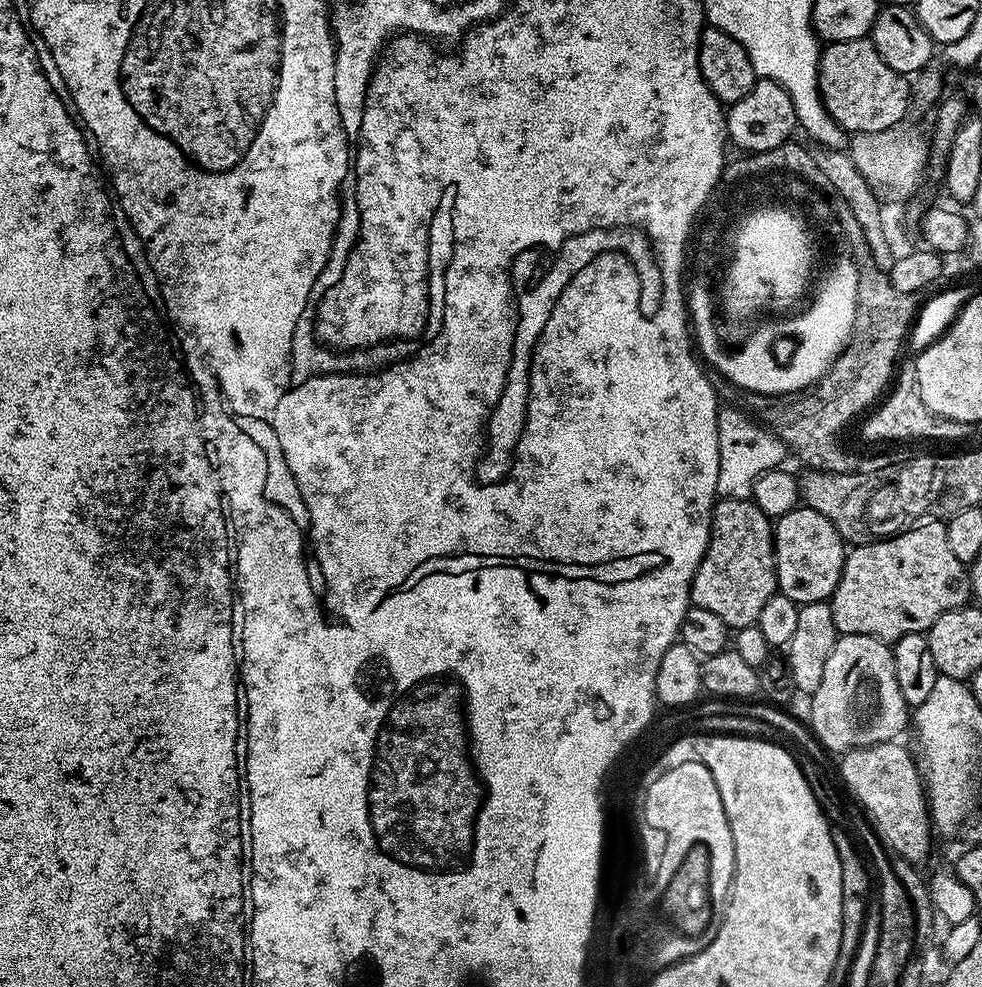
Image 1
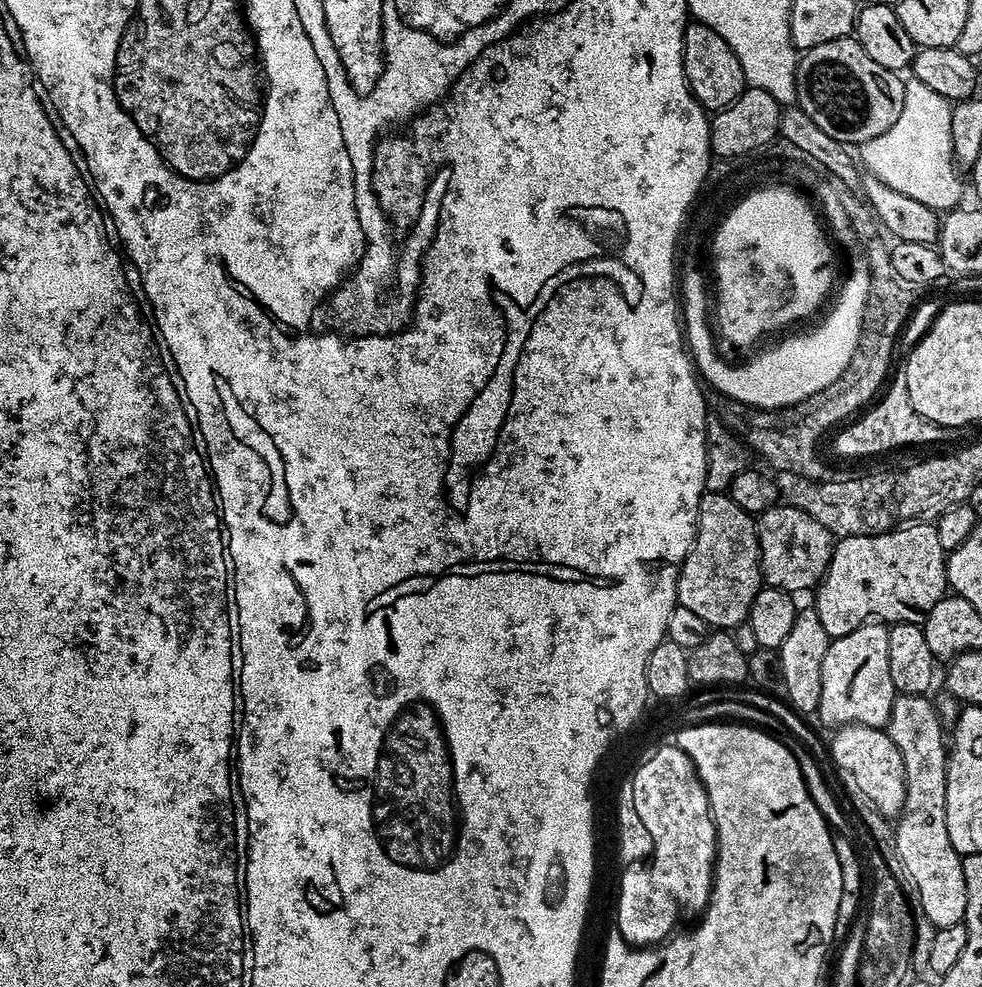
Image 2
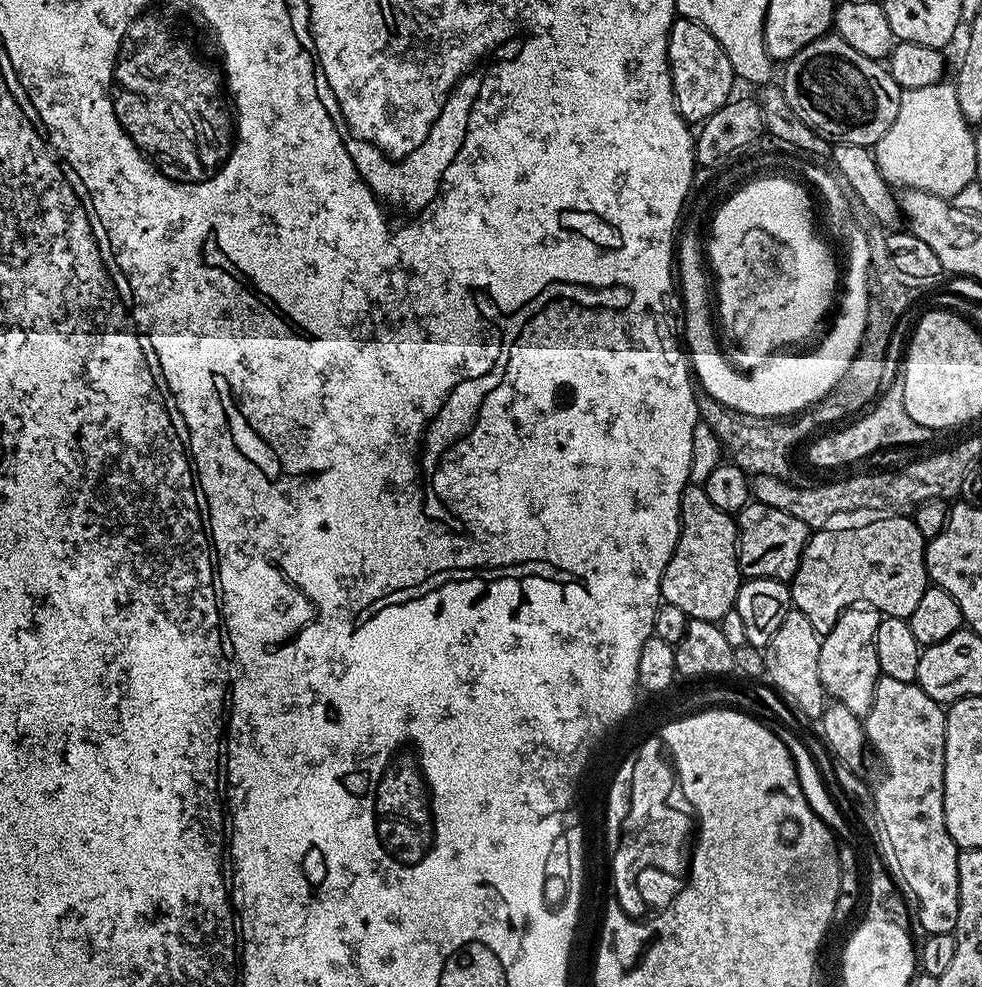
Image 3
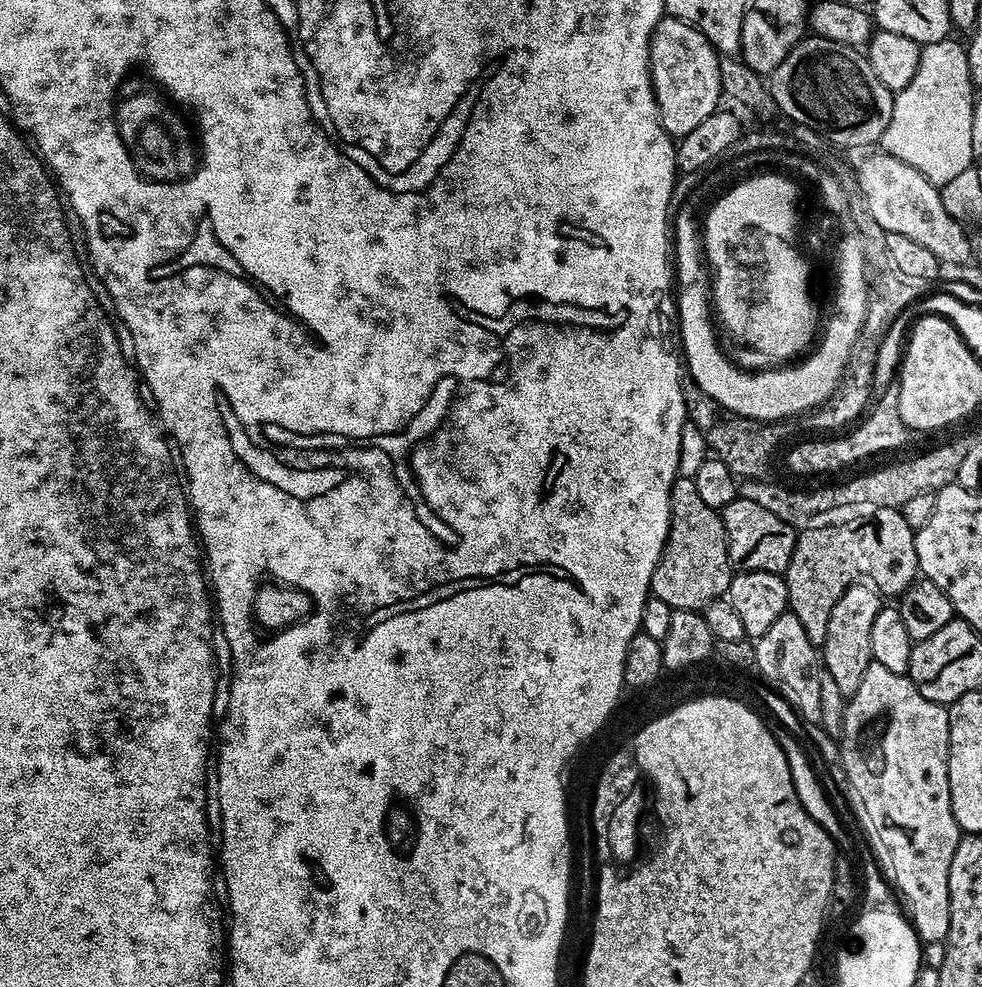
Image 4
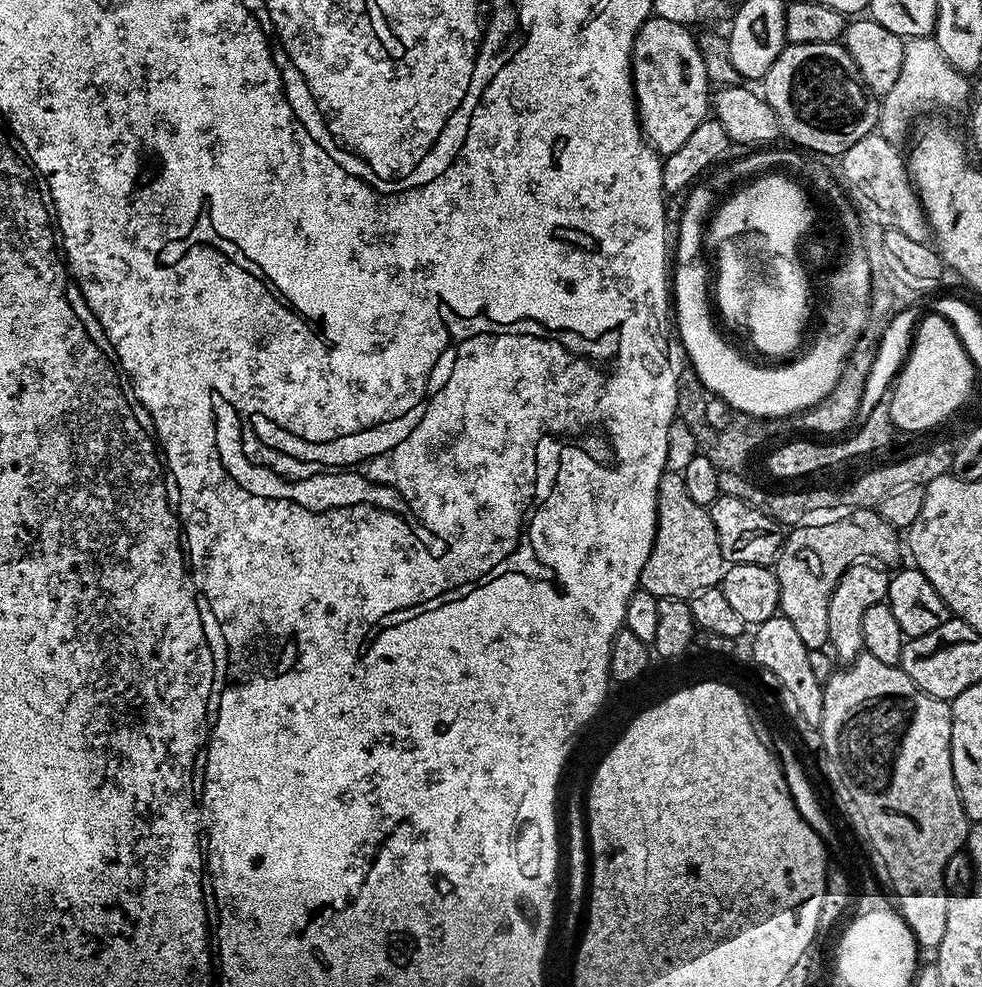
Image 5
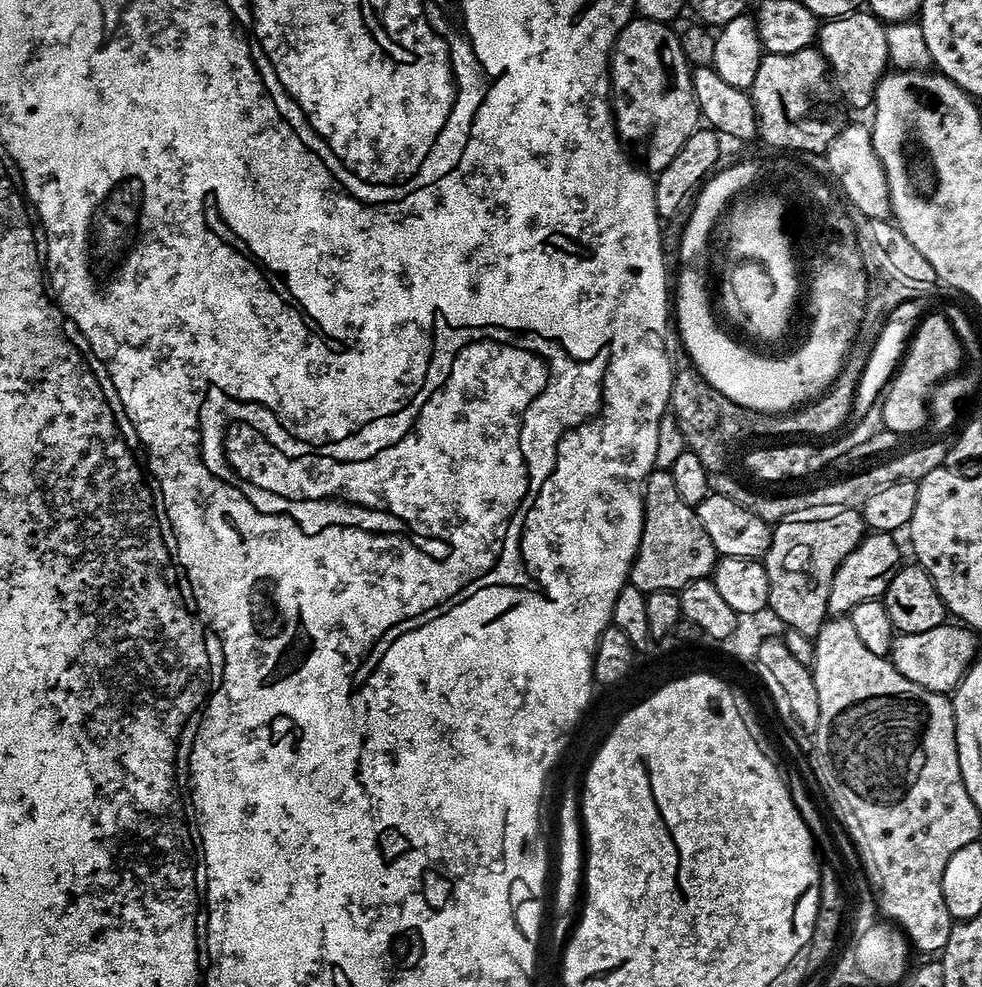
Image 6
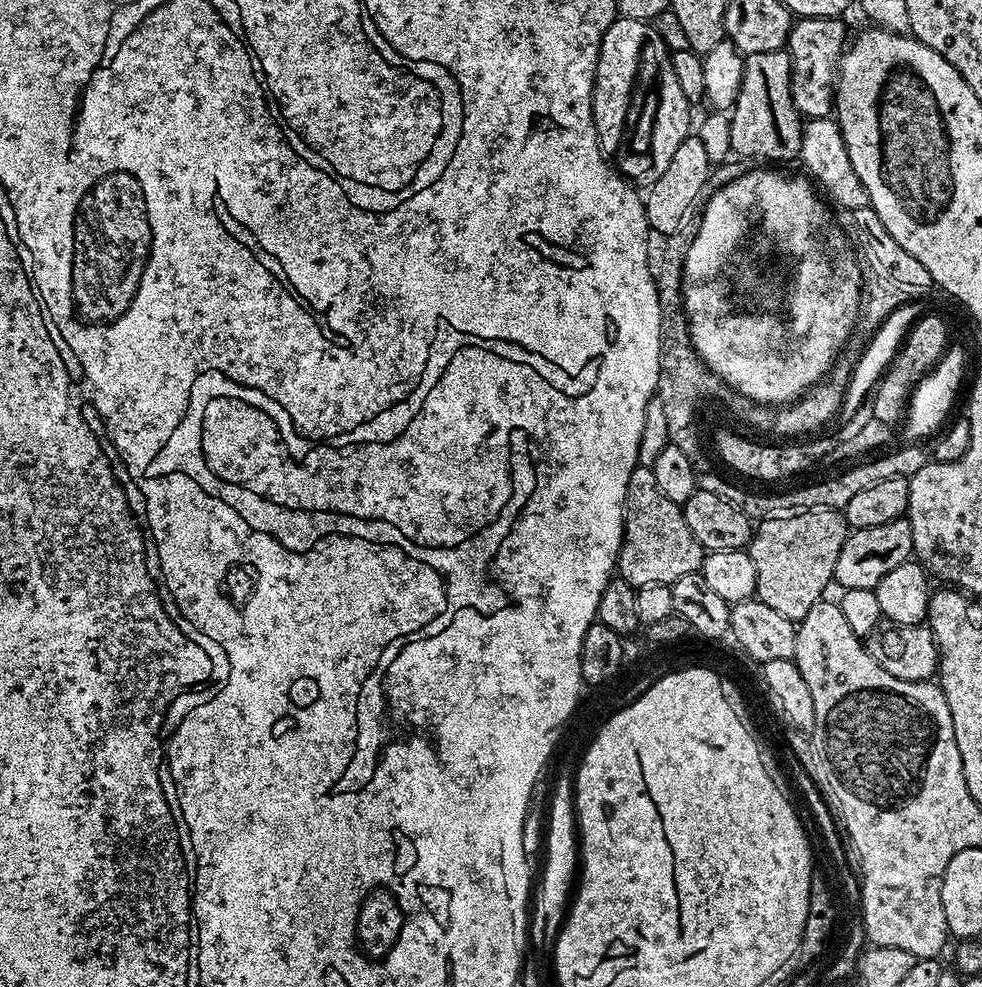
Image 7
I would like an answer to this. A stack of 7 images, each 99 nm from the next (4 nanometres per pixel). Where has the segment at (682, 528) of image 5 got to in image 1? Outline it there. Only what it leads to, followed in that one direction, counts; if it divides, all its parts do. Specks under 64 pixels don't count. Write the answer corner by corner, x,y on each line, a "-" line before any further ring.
751,498
746,500
717,499
716,507
712,509
712,529
708,539
708,549
692,579
691,603
702,610
714,610
714,614
718,614
718,618
722,618
722,622
726,622
729,629
732,630
755,624
758,614
762,614
762,606
766,606
766,602
770,602
770,598
777,595
778,592
776,587
776,559
774,558
774,546
772,545
773,527
773,521
762,510
758,510
758,506

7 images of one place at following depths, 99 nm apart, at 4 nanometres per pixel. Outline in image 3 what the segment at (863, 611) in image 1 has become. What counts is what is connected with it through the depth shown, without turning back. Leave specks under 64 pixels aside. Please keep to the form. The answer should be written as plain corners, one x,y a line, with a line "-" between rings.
901,514
873,520
869,524
856,524
857,528
822,528
813,531
808,537
808,545
800,559
796,575
790,581
792,602
802,614
806,614
810,626
821,634
834,630
842,613
853,606
864,605
877,608
884,616
903,616
914,614
922,594
930,587
928,567
924,561
926,541
918,530
911,515

